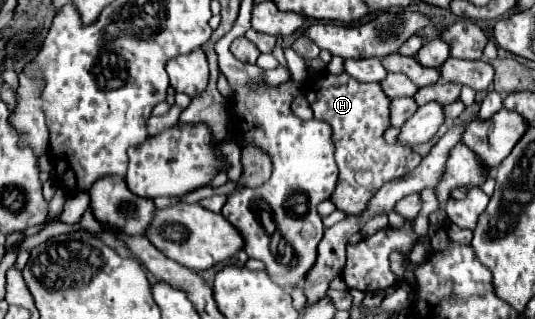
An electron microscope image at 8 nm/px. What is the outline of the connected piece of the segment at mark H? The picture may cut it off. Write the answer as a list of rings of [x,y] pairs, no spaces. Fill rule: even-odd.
[[[324,73],[304,89],[304,97],[310,103],[314,117],[332,127],[336,163],[340,169],[332,201],[344,213],[362,217],[370,199],[384,183],[410,173],[420,163],[422,157],[412,149],[404,149],[402,145],[388,145],[384,141],[384,131],[390,127],[392,99],[382,91],[380,83],[358,83],[348,73]]]

